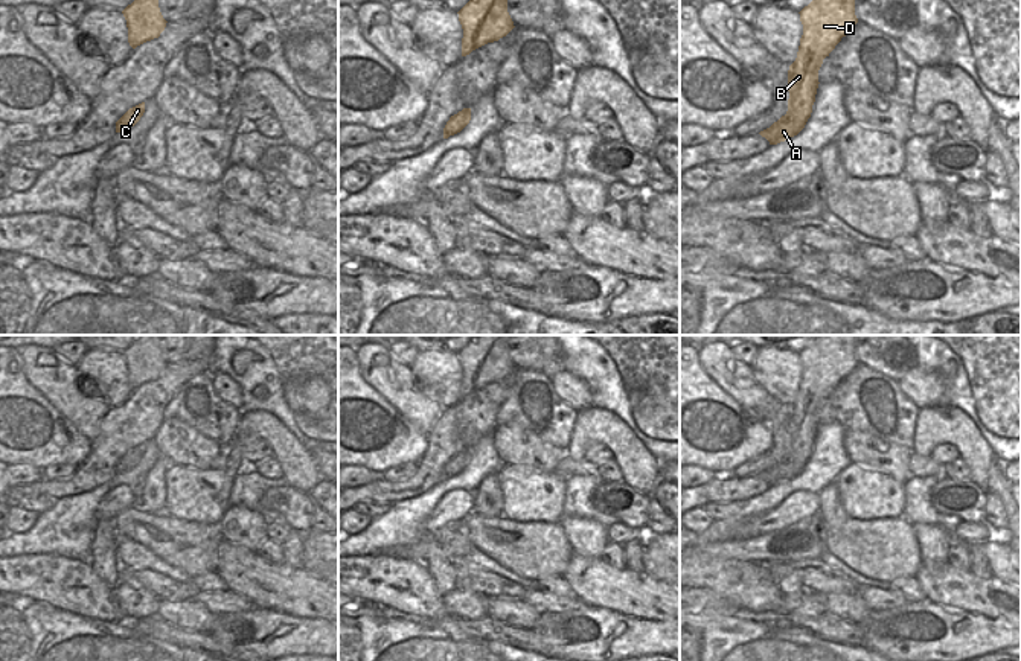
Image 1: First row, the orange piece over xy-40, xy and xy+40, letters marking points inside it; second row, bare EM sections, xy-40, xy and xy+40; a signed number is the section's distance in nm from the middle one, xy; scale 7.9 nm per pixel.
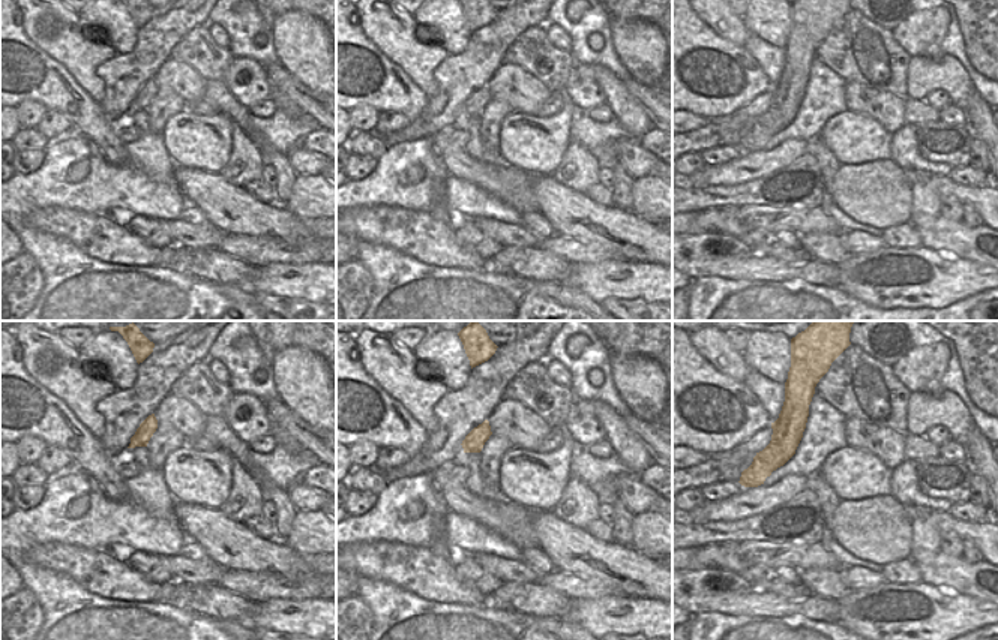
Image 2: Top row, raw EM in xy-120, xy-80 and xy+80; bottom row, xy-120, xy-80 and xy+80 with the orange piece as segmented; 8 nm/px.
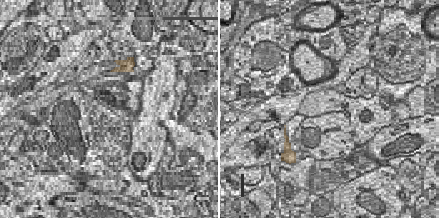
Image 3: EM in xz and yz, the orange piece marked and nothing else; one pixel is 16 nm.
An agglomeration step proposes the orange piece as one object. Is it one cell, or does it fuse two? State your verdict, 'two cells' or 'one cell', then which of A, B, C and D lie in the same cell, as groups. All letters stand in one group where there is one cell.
two cells; groups A B D / C

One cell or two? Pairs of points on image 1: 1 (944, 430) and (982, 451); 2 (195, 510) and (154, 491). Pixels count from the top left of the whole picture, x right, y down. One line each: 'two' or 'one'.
1: one
2: two

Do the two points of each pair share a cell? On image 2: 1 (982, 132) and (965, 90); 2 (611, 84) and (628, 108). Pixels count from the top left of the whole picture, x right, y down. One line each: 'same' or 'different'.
1: different
2: same

